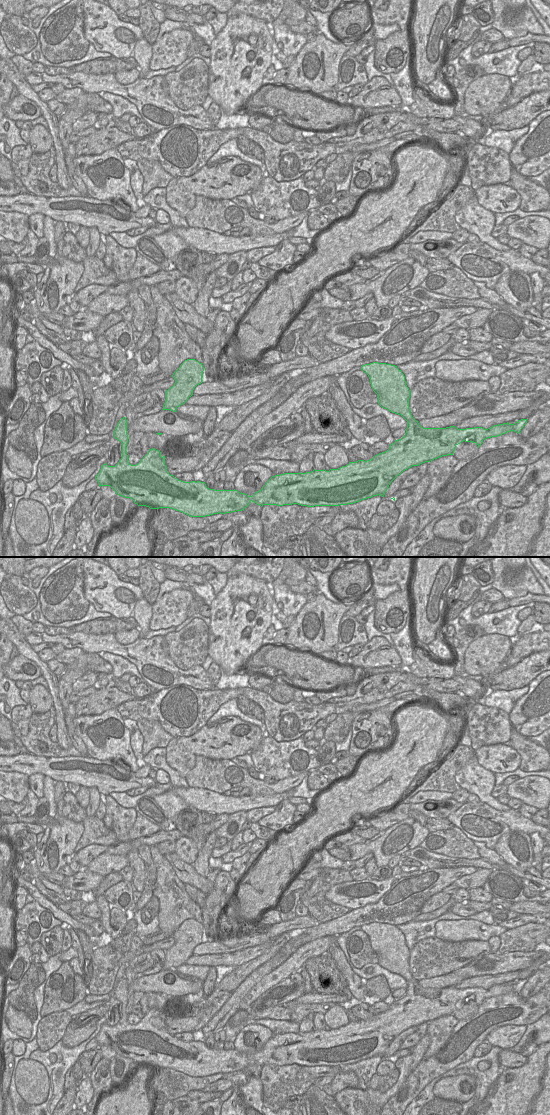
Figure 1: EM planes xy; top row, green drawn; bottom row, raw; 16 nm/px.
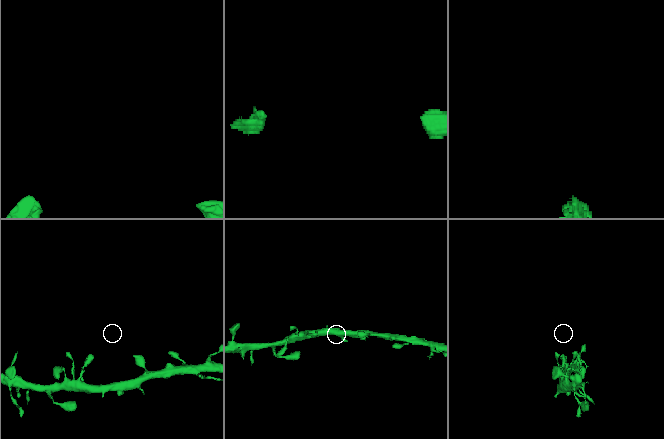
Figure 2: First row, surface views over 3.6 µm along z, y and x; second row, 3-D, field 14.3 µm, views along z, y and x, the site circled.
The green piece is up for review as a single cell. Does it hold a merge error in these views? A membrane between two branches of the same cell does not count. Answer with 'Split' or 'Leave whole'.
Leave whole

